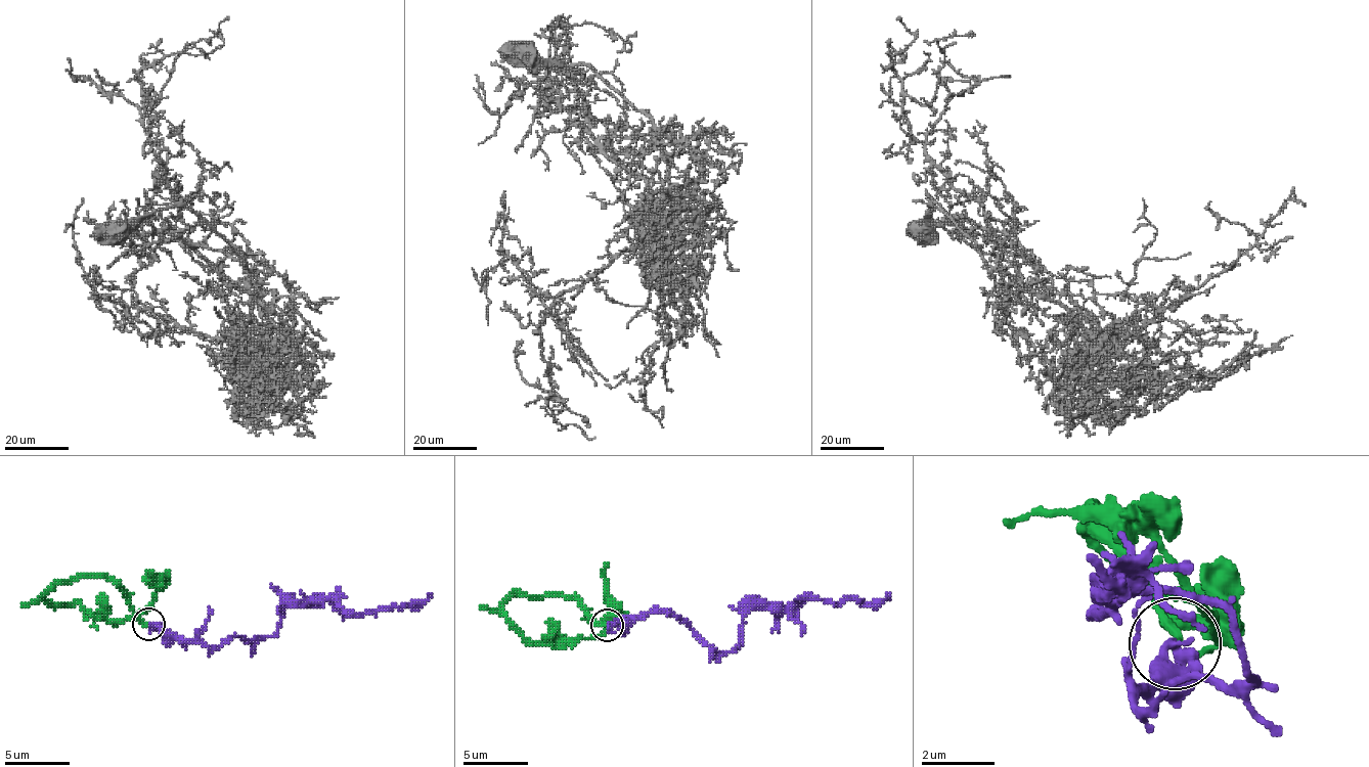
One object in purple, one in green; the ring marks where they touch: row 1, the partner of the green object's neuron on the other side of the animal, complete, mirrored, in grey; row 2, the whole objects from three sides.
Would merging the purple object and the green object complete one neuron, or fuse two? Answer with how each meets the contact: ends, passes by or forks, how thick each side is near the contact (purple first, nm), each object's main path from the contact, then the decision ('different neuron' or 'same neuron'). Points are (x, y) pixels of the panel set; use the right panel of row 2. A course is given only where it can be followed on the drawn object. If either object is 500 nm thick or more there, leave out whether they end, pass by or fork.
purple ends | green passes by | 380/170 nm | purple via (1177, 641), (1140, 706), (1186, 678), (1250, 678), (1213, 604), (1112, 577), (1103, 614), (1112, 586), (1085, 558) | green via (1177, 641), (1094, 512), (1094, 540), (1177, 595), (1223, 586), (1213, 632), (1149, 540), (1066, 512), (1002, 522) | same neuron

